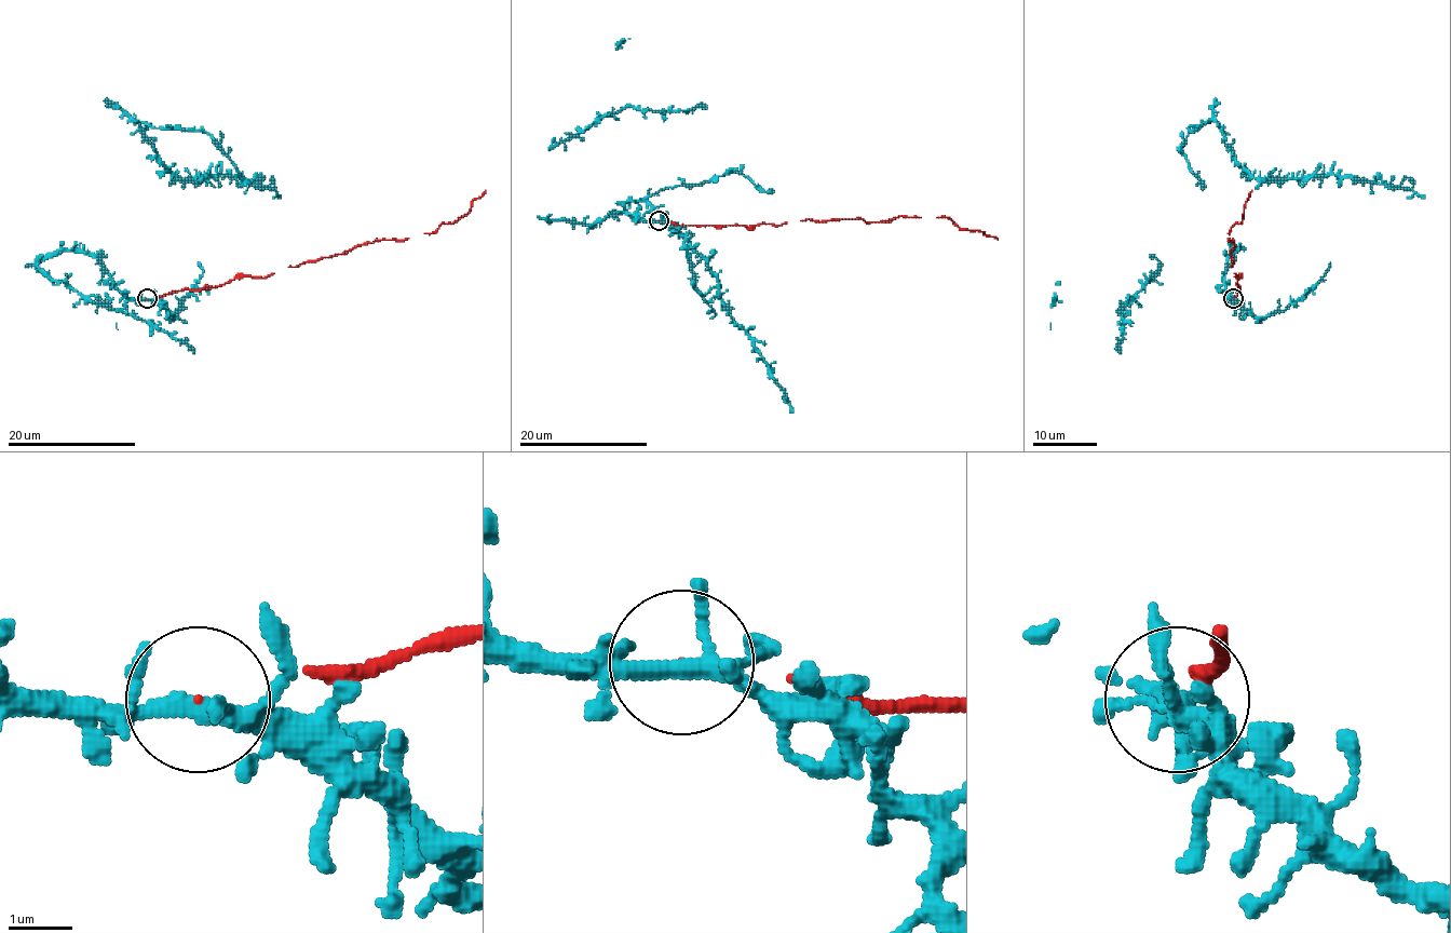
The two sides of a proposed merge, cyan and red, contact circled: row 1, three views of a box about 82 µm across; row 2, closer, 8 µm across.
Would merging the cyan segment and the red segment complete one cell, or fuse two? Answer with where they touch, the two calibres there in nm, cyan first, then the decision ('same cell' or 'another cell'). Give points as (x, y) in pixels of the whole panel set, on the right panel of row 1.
at (1233, 298); 240 nm thick on the cyan side, 20 nm on the other; another cell

